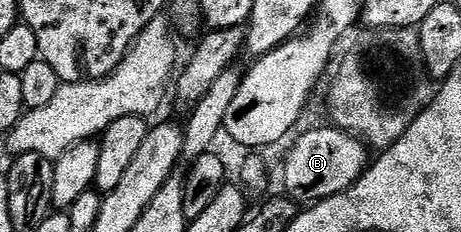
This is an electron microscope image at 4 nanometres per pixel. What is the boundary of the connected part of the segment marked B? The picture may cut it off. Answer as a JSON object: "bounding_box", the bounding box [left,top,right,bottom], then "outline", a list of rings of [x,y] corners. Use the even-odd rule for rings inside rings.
{"bounding_box":[284,125,370,204],"outline":[[[327,125],[302,134],[289,151],[284,163],[287,194],[299,204],[317,204],[324,198],[345,193],[366,172],[370,158],[367,146],[341,129]]]}

